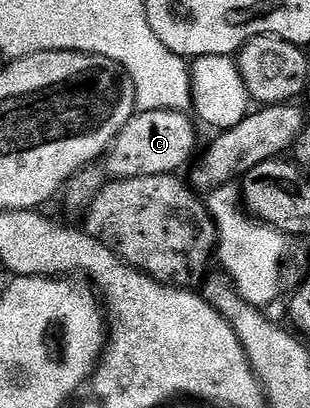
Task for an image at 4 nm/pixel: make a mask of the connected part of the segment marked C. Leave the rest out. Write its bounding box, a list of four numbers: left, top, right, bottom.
[60,111,198,210]

